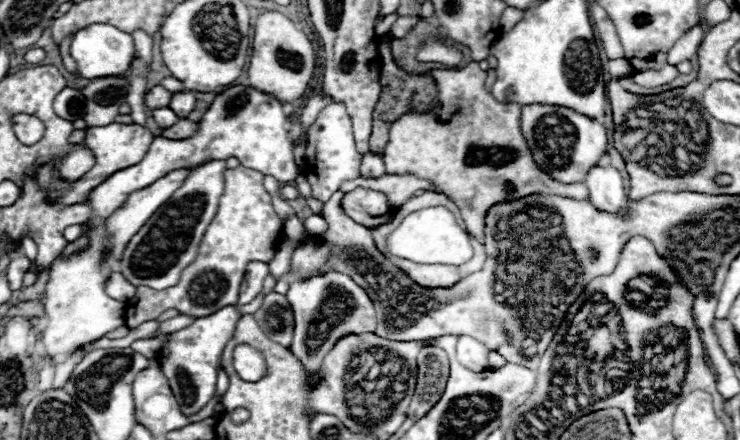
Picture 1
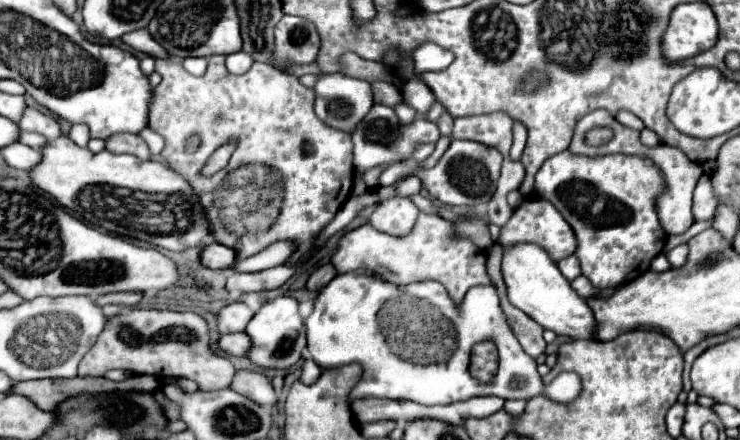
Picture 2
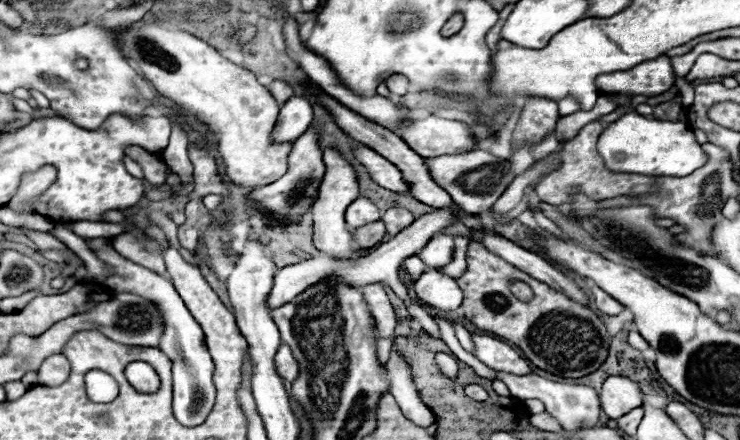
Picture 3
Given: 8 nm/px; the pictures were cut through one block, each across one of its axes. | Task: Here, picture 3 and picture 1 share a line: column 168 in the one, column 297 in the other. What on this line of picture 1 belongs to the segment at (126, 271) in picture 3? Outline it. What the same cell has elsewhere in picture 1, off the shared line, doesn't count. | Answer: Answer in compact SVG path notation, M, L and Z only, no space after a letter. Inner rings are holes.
M328 272L324 276L312 276L308 280L296 280L290 284L286 294L294 312L294 338L290 352L298 356L306 370L306 386L312 392L320 382L320 366L324 354L342 338L344 334L360 334L376 330L376 310L368 294L346 274ZM332 316L332 318L322 318Z

